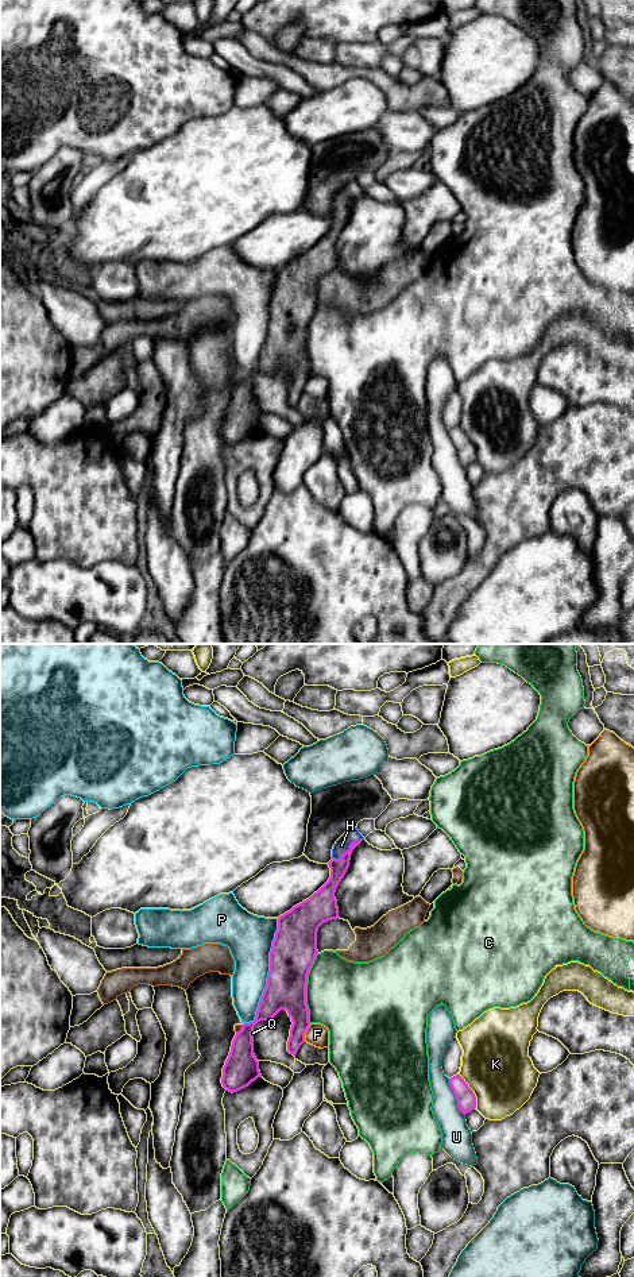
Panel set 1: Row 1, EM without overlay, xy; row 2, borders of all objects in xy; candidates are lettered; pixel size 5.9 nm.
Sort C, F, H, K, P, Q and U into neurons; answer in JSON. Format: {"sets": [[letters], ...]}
{"sets": [["C"], ["F"], ["H"], ["K"], ["P"], ["Q"], ["U"]]}

